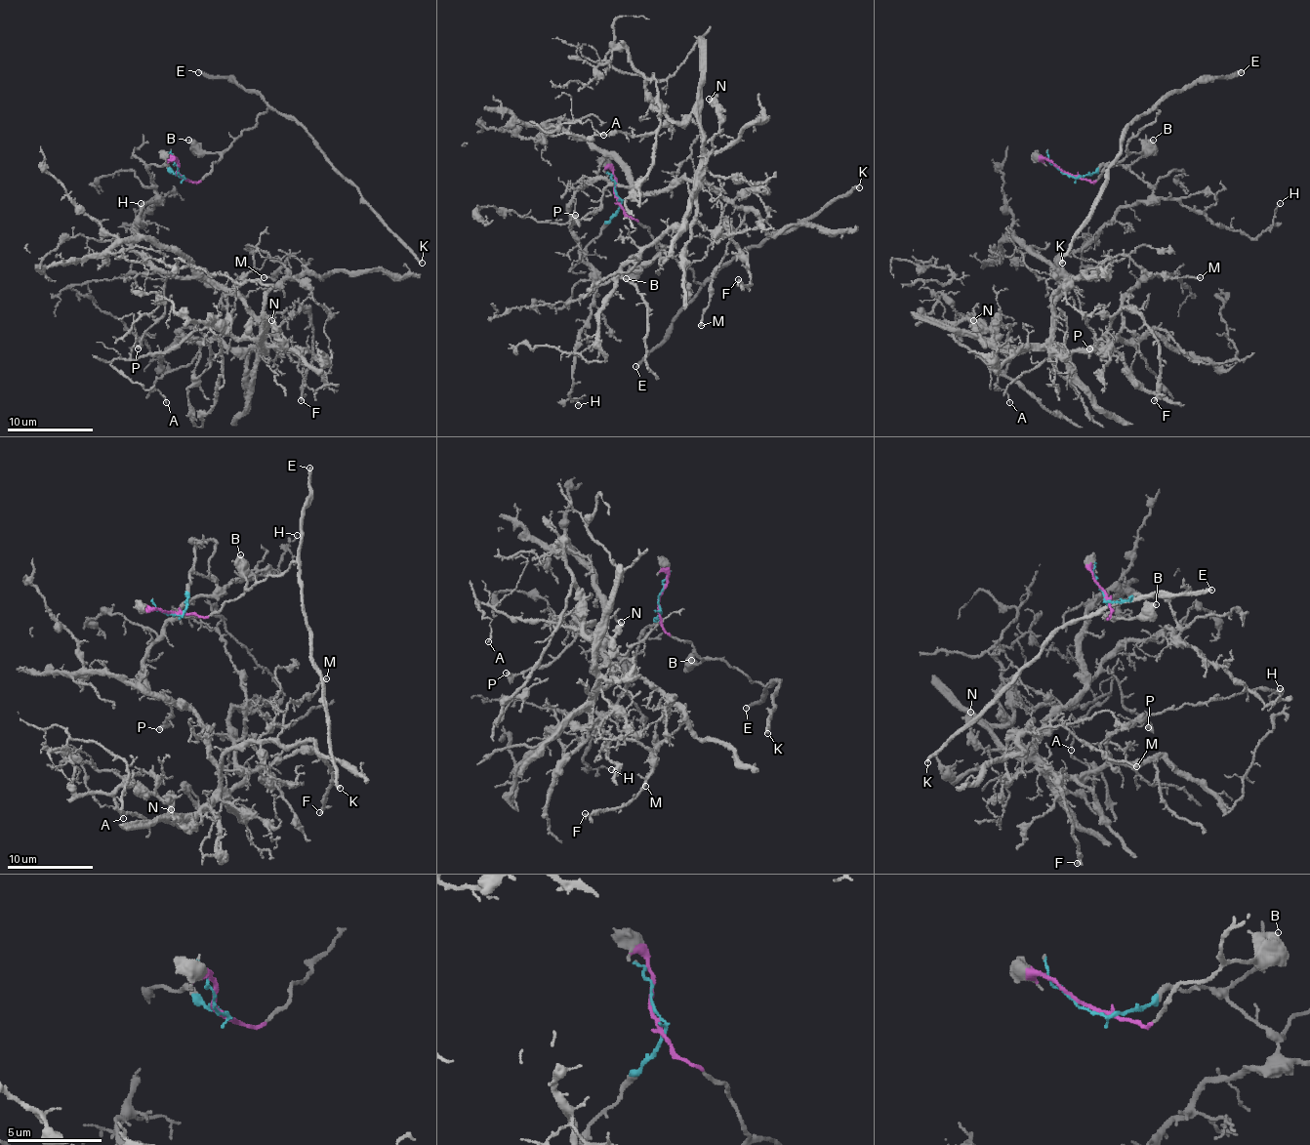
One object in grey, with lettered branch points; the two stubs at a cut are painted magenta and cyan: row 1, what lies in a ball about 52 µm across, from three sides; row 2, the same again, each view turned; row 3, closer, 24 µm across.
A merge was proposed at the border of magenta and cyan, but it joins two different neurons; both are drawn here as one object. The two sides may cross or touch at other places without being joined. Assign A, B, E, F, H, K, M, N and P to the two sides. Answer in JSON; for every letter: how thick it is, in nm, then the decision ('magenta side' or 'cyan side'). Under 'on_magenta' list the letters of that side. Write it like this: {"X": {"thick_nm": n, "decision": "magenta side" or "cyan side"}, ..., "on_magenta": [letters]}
{"A": {"thick_nm": 120, "decision": "cyan side"}, "B": {"thick_nm": 550, "decision": "magenta side"}, "E": {"thick_nm": 280, "decision": "magenta side"}, "F": {"thick_nm": 180, "decision": "cyan side"}, "H": {"thick_nm": 110, "decision": "cyan side"}, "K": {"thick_nm": 280, "decision": "magenta side"}, "M": {"thick_nm": 200, "decision": "cyan side"}, "N": {"thick_nm": 240, "decision": "cyan side"}, "P": {"thick_nm": 260, "decision": "cyan side"}, "on_magenta": ["B", "E", "K"]}

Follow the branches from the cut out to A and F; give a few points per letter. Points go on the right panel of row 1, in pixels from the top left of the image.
A: (1070, 175), (1121, 164), (1151, 196), (1056, 263), (1042, 345), (997, 348), (997, 323), (1009, 403)
F: (1070, 175), (1121, 164), (1151, 189), (1054, 269), (1052, 338), (1091, 351), (1134, 310), (1158, 347), (1153, 400)

